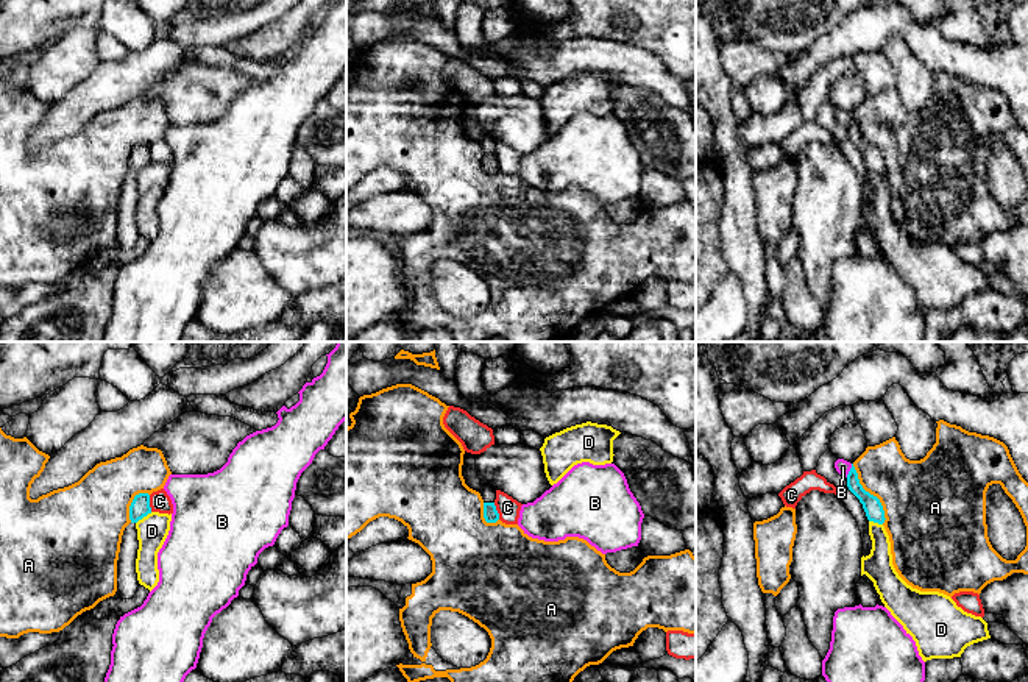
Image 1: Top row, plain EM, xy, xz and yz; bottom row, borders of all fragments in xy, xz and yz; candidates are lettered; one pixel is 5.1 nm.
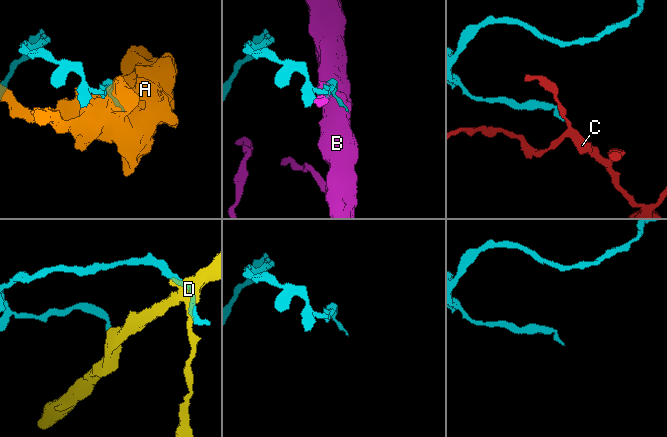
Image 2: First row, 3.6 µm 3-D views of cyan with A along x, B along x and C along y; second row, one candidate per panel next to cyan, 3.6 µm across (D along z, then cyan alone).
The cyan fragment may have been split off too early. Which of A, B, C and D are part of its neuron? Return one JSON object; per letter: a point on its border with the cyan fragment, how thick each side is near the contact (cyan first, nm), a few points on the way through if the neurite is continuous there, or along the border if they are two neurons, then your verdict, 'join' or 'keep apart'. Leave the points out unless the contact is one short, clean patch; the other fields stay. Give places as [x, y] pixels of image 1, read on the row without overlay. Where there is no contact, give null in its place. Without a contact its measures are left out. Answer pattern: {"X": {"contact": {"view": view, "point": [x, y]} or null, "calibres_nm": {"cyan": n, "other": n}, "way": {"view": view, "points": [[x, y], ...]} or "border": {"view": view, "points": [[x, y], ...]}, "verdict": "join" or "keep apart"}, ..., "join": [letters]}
{"A": {"contact": {"view": "yz", "point": [869, 144]}, "calibres_nm": {"cyan": 100, "other": 380}, "verdict": "keep apart"}, "B": {"contact": {"view": "yz", "point": [850, 120]}, "calibres_nm": {"cyan": 100, "other": 80}, "verdict": "keep apart"}, "C": {"contact": {"view": "xy", "point": [148, 153]}, "calibres_nm": {"cyan": 100, "other": 110}, "border": {"view": "xy", "points": [[148, 145], [152, 161]]}, "verdict": "keep apart"}, "D": {"contact": {"view": "xy", "point": [144, 166]}, "calibres_nm": {"cyan": 100, "other": 160}, "border": {"view": "xy", "points": [[152, 163], [136, 174]]}, "verdict": "keep apart"}, "join": []}

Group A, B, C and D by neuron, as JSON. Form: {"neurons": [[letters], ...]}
{"neurons": [["A"], ["B"], ["C"], ["D"]]}

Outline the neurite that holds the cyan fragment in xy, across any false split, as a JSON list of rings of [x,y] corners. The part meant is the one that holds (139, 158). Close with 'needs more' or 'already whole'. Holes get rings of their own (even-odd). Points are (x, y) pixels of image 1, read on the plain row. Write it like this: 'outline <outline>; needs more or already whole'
outline [[[148,144],[136,145],[131,156],[129,156],[131,173],[137,173],[139,170],[147,167],[148,164],[151,164],[150,145]]]; already whole

